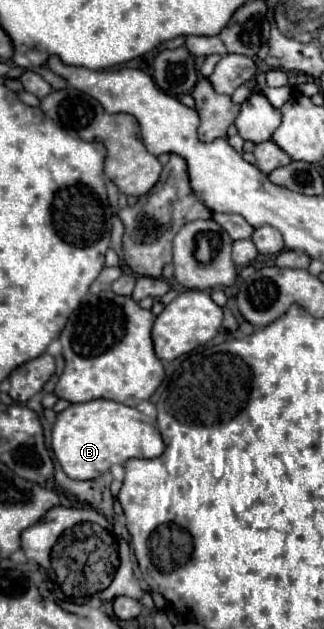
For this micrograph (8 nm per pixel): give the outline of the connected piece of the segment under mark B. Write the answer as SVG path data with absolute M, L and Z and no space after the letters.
M93 399L87 403L69 405L65 411L61 411L53 425L51 447L67 477L77 481L89 481L97 477L97 473L105 473L113 465L125 463L133 457L161 457L165 449L155 419L143 415L135 407L127 407L123 403L107 399Z

